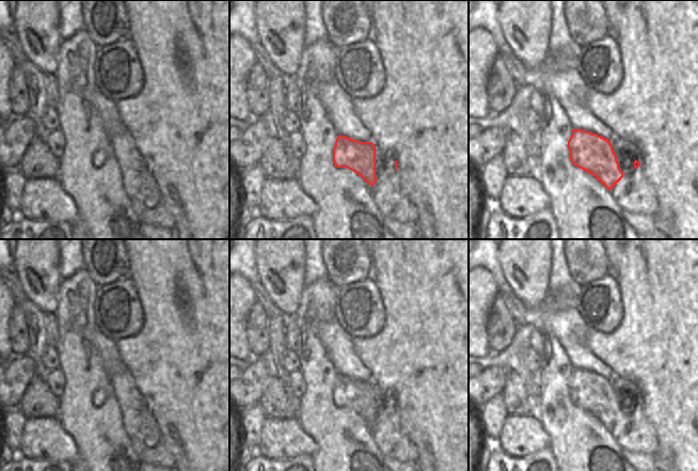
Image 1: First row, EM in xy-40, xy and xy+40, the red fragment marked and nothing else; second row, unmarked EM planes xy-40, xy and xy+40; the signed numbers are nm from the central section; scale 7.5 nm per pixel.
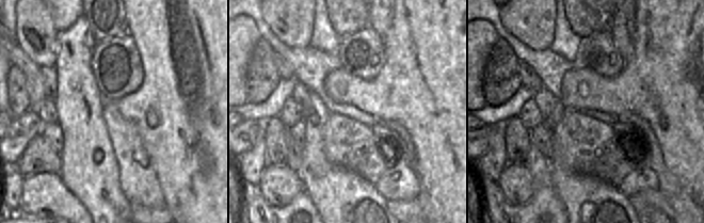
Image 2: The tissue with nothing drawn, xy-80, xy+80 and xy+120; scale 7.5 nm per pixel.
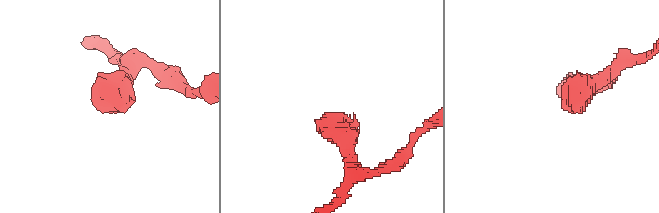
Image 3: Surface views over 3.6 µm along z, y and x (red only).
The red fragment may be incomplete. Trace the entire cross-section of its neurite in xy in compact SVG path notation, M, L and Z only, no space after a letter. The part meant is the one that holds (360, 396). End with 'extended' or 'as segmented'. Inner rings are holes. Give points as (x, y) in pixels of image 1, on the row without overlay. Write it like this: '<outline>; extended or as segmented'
M337 375L333 387L333 403L355 411L371 426L376 423L376 386L372 381L360 381Z; as segmented

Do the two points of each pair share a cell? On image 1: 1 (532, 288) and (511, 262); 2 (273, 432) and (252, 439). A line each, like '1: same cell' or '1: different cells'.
1: same cell
2: different cells

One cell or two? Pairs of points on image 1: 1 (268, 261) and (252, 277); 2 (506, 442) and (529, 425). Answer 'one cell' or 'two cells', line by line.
1: two cells
2: one cell

